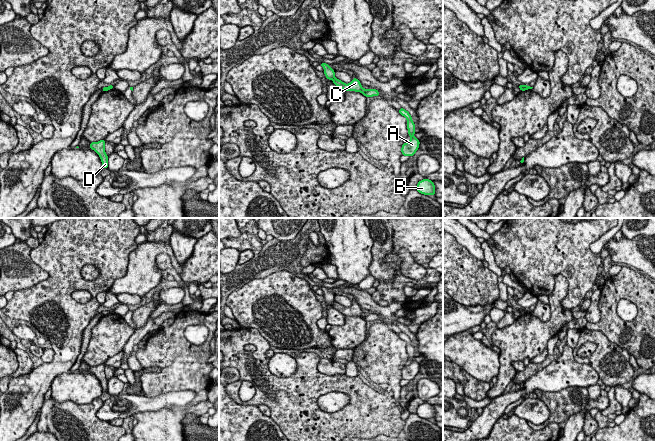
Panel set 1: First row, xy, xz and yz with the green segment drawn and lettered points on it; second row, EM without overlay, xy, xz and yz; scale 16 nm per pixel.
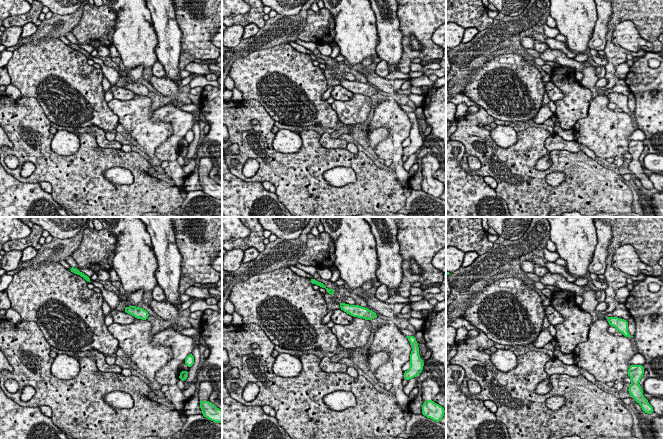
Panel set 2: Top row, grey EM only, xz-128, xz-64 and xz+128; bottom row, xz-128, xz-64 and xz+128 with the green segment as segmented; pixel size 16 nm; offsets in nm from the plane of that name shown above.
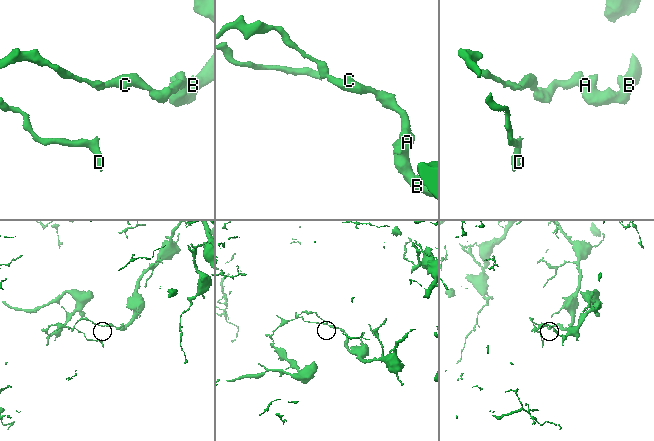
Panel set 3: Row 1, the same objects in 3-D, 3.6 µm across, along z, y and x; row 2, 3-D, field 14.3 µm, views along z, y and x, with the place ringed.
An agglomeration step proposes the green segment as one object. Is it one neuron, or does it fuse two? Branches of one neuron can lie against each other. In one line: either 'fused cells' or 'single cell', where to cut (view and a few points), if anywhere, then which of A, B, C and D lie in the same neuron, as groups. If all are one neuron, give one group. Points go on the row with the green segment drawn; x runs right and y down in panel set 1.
fused cells | xz (334, 77), (332, 79) | A B C / D

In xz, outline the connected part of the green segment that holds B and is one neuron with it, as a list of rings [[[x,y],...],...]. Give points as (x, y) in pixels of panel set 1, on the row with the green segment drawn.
[[[423,179],[418,182],[416,190],[424,195],[434,195],[435,196],[435,185],[433,181],[429,179]]]

